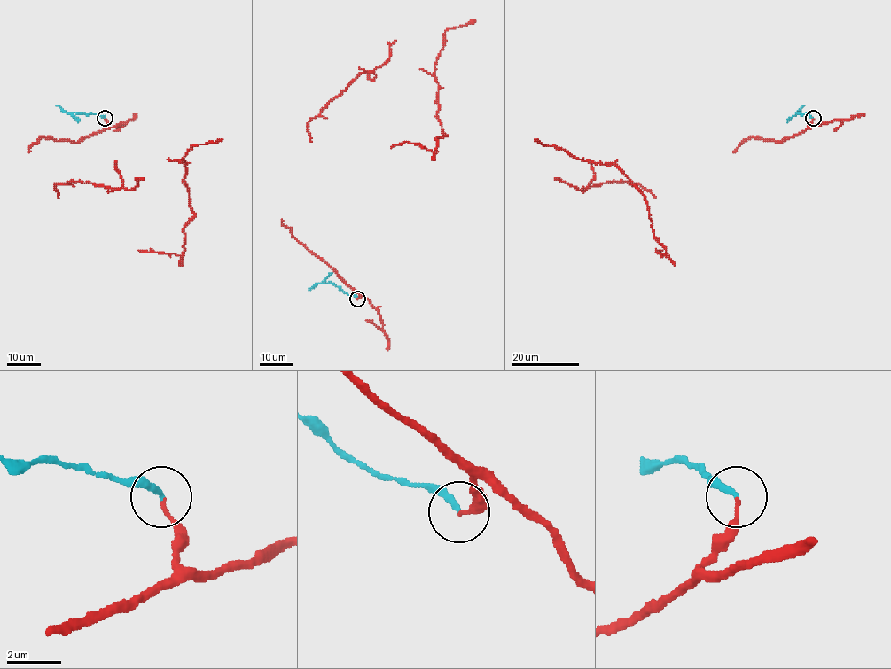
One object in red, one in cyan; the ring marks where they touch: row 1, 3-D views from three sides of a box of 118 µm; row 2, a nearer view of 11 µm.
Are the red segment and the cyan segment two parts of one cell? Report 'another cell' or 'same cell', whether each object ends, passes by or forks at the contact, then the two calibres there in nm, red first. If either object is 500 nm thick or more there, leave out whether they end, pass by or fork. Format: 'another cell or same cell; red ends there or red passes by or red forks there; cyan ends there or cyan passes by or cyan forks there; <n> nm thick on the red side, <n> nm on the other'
another cell; red ends there; cyan ends there; 130 nm thick on the red side, 240 nm on the other

